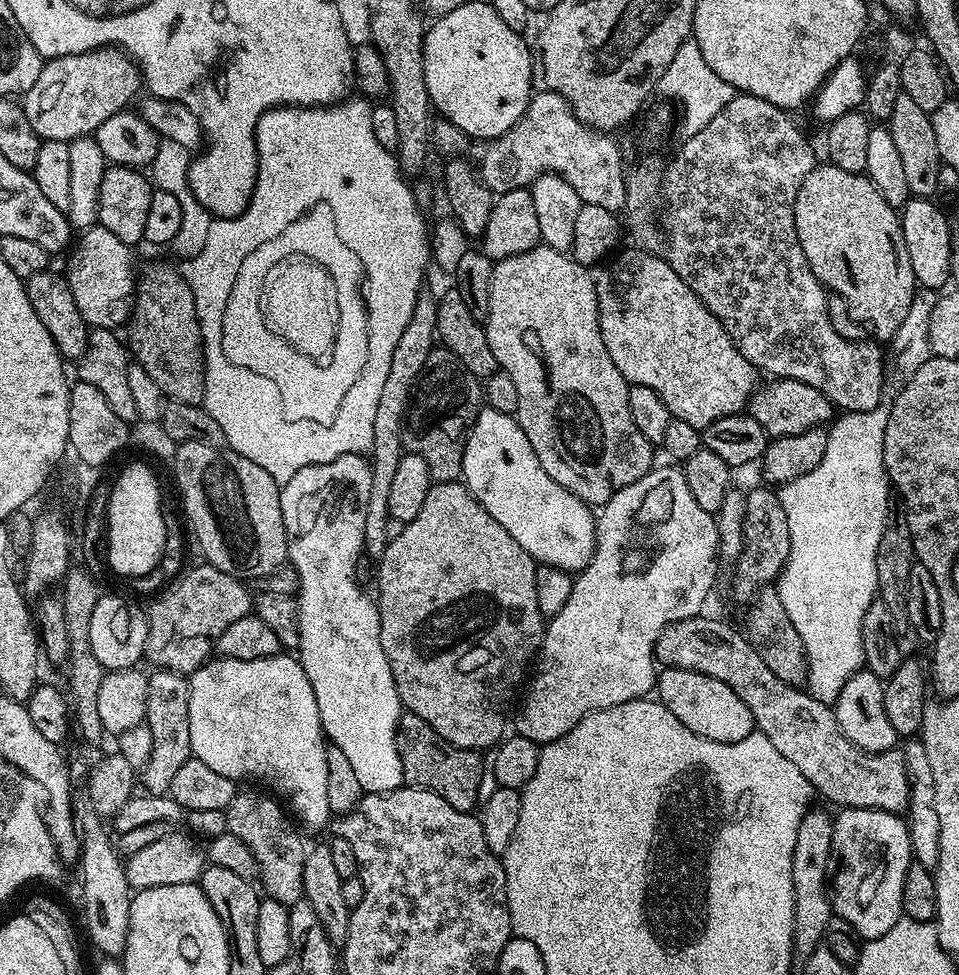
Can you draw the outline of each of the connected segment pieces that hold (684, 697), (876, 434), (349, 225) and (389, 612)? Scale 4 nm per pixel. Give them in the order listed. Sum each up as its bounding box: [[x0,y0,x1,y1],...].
[[658,668,754,744],[778,406,890,705],[178,98,430,486],[374,480,546,750]]

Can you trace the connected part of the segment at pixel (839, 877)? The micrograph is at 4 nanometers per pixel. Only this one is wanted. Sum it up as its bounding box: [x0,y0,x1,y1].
[830,808,914,942]

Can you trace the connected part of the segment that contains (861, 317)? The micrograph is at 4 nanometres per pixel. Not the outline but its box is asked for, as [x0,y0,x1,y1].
[794,162,918,342]

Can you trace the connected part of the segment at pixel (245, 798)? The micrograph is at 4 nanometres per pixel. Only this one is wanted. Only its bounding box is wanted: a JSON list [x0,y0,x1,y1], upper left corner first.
[226,791,306,906]

